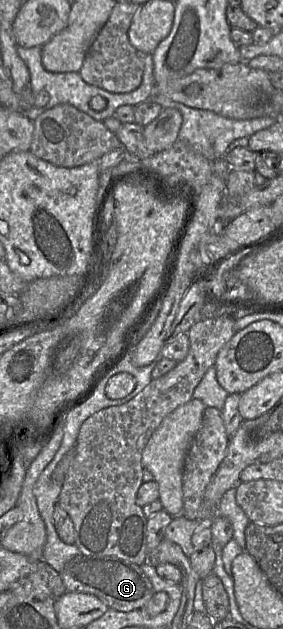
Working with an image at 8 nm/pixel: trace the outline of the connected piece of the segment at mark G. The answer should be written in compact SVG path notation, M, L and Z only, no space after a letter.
M78 554L61 571L66 592L88 593L98 597L108 608L129 612L141 609L156 593L141 566L111 556Z

